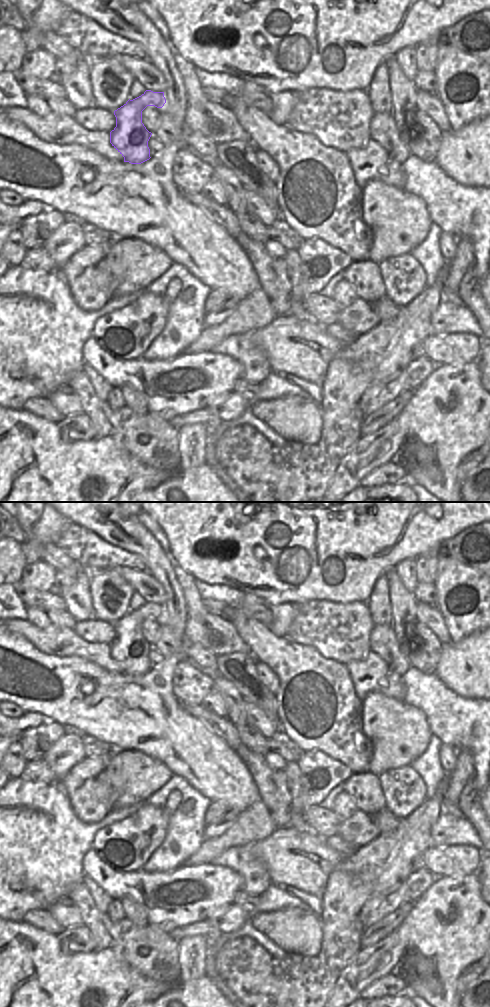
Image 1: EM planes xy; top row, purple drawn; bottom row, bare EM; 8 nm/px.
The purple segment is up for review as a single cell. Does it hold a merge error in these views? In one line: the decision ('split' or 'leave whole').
leave whole

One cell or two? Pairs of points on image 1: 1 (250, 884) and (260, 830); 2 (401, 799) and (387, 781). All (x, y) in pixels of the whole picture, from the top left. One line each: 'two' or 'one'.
1: two
2: one

